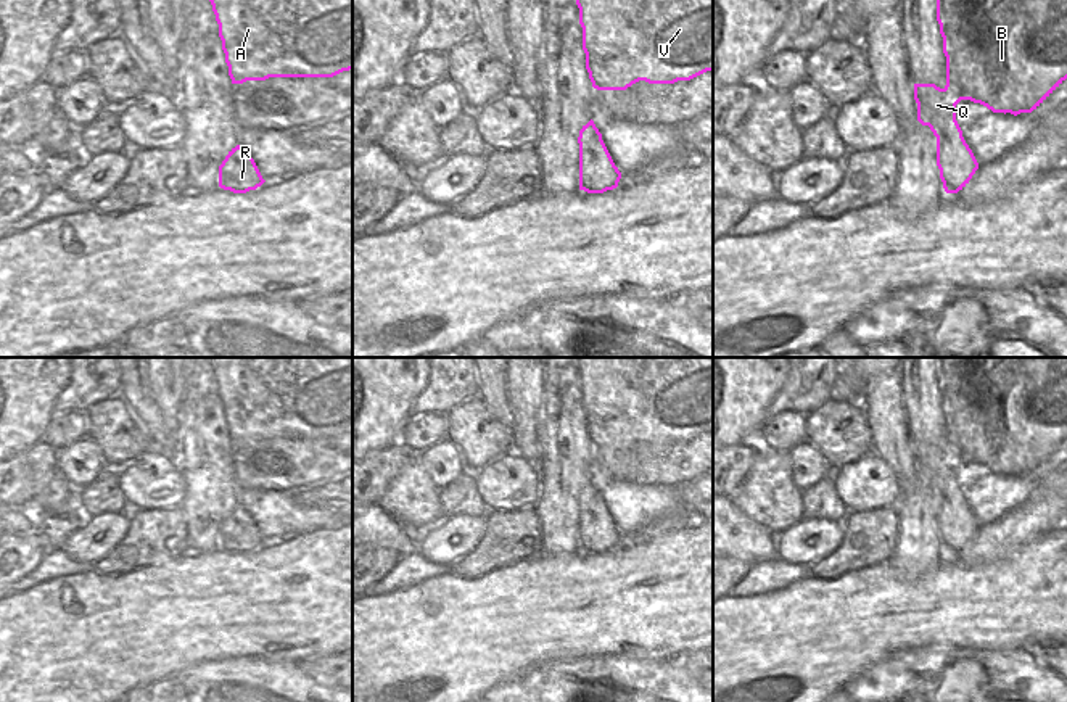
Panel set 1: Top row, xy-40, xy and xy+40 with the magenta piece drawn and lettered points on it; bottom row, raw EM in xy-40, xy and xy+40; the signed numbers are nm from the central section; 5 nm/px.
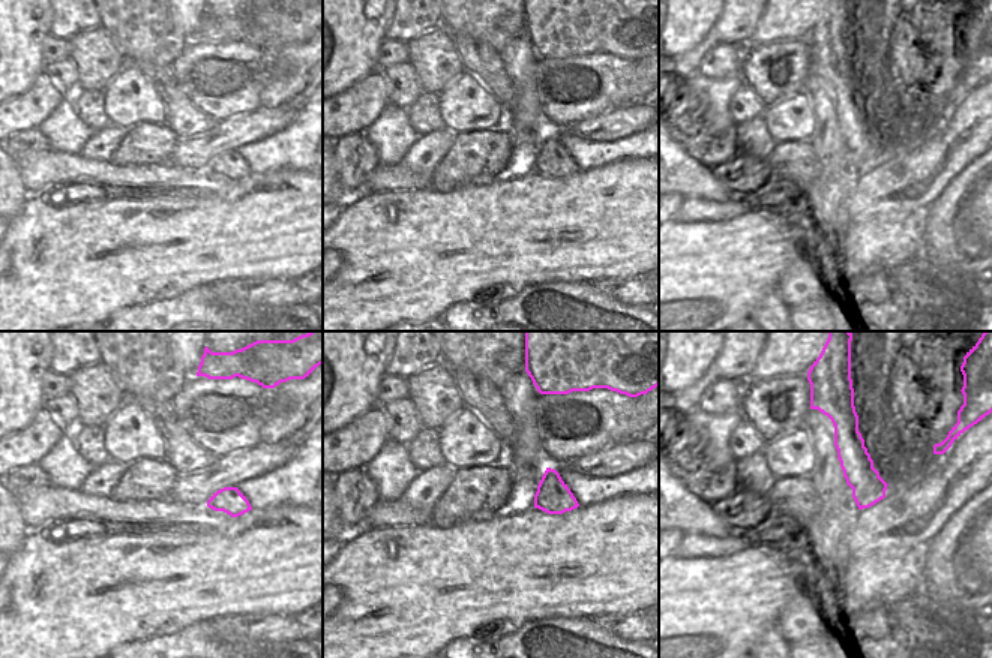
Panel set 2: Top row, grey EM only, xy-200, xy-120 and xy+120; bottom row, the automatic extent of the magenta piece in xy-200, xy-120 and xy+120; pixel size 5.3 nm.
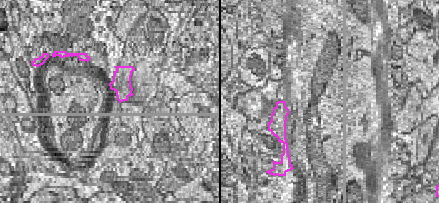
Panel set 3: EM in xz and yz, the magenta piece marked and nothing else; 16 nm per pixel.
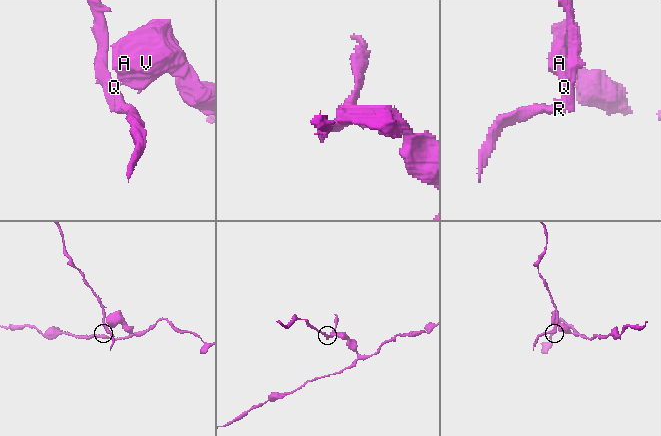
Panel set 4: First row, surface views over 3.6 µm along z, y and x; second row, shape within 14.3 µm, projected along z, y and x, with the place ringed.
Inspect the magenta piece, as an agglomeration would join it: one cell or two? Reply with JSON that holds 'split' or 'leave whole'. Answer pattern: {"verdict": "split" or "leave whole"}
{"verdict": "split"}

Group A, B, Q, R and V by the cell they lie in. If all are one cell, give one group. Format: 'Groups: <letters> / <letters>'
Groups: A B V / Q R.

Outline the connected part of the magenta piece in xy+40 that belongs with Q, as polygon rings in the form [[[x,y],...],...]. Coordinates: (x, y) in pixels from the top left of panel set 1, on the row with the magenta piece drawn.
[[[951,81],[943,89],[935,84],[914,84],[914,100],[917,121],[929,126],[937,137],[937,166],[943,188],[946,193],[958,193],[978,169],[956,121],[956,105],[962,93]]]

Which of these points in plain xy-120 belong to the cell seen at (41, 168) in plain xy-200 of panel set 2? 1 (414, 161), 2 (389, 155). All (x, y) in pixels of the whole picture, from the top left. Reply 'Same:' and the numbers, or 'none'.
Same: none

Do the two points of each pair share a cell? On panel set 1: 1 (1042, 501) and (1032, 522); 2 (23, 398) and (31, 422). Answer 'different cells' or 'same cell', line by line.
1: same cell
2: same cell

